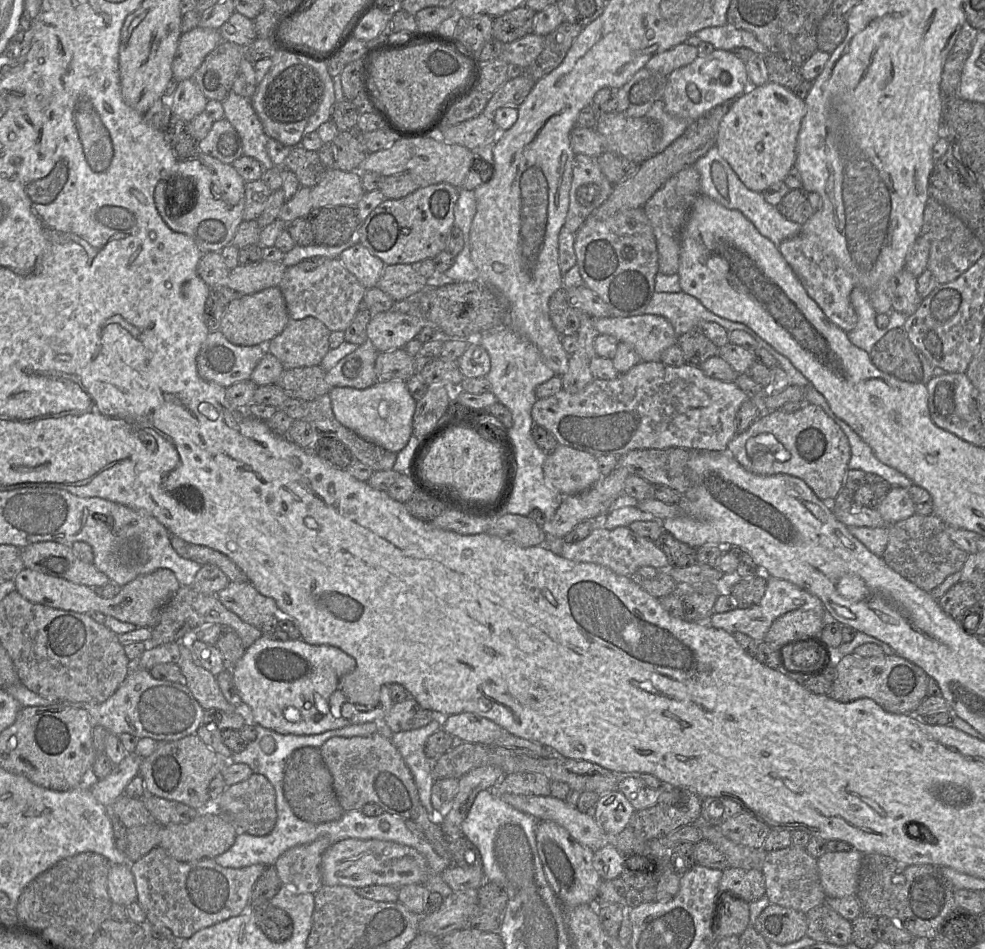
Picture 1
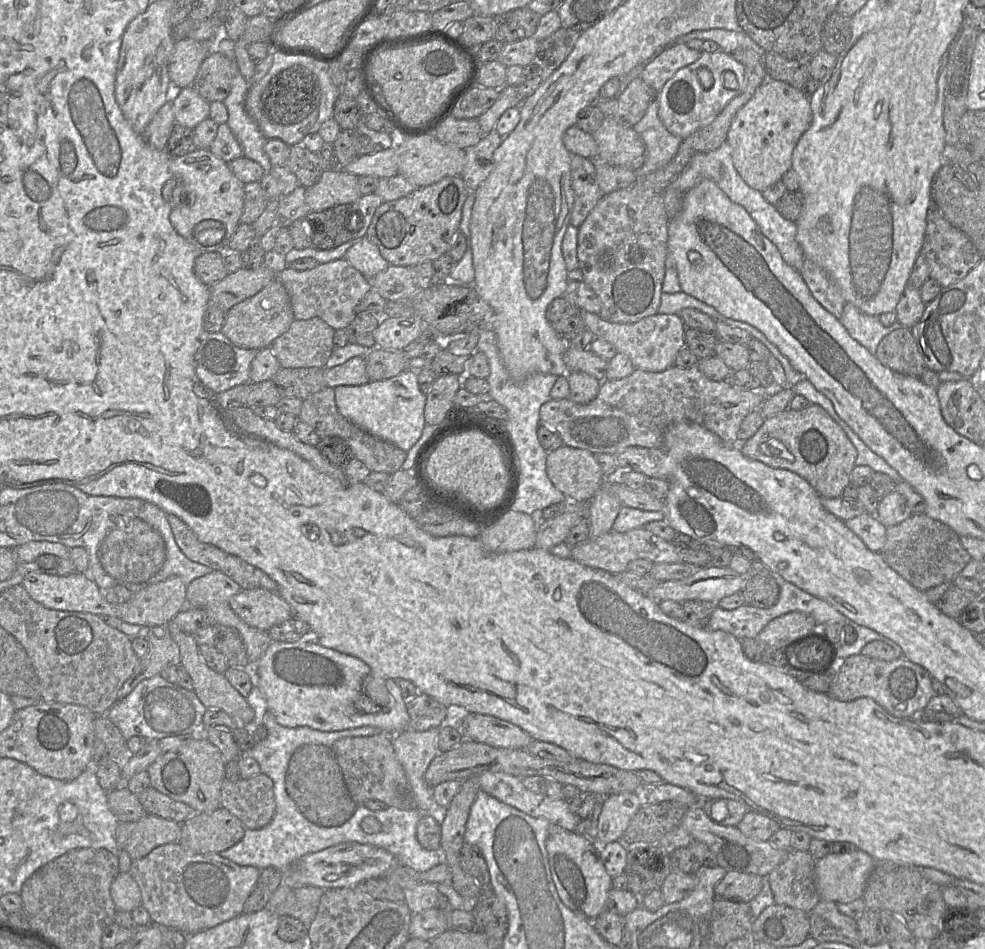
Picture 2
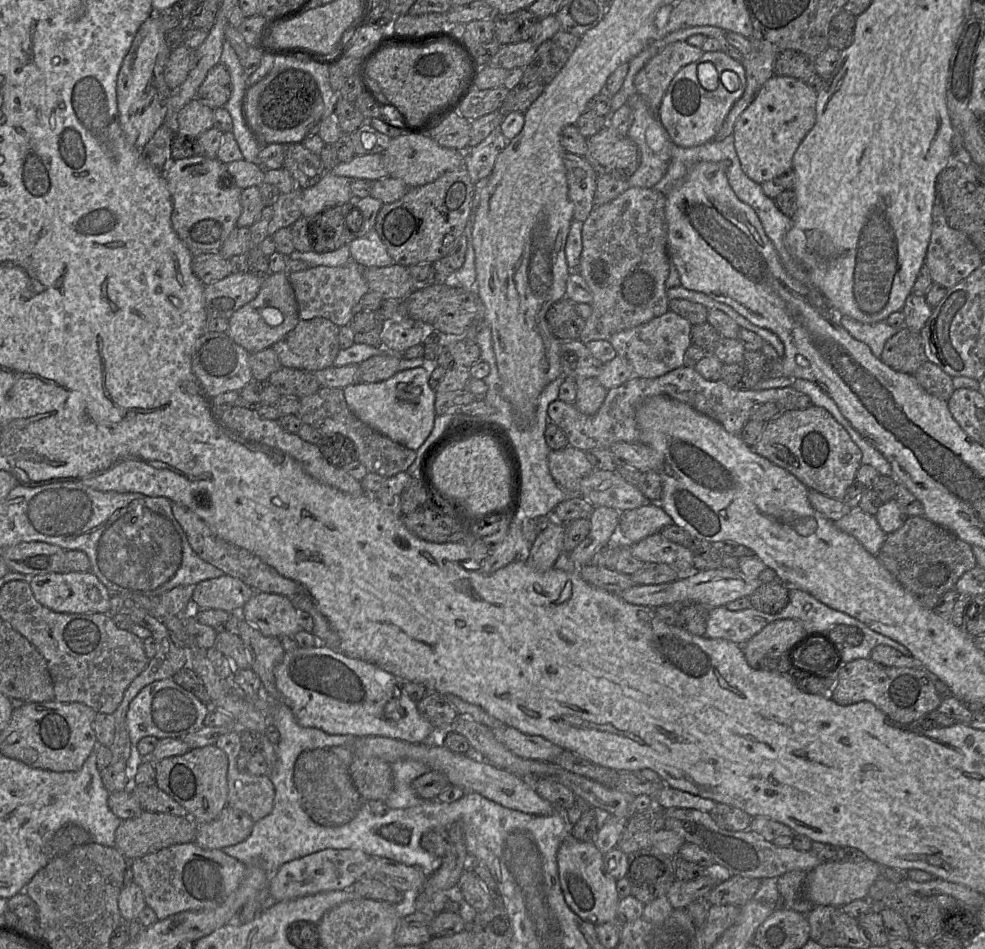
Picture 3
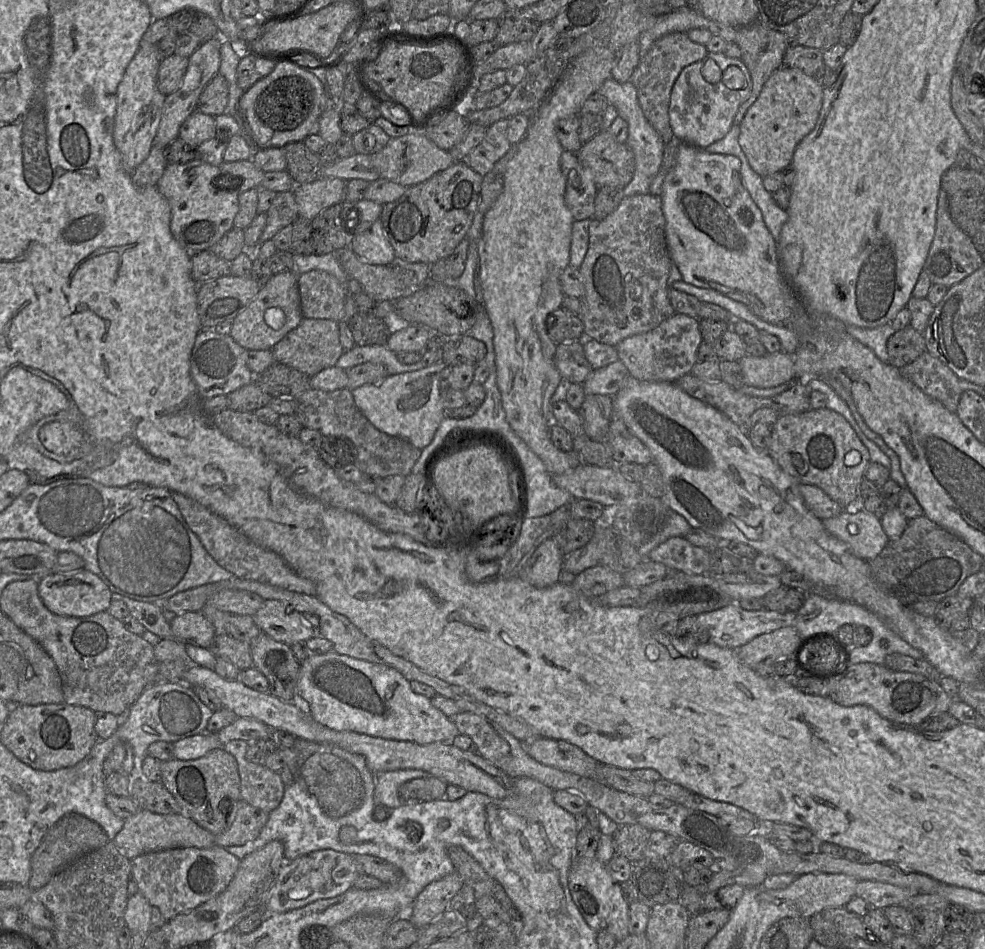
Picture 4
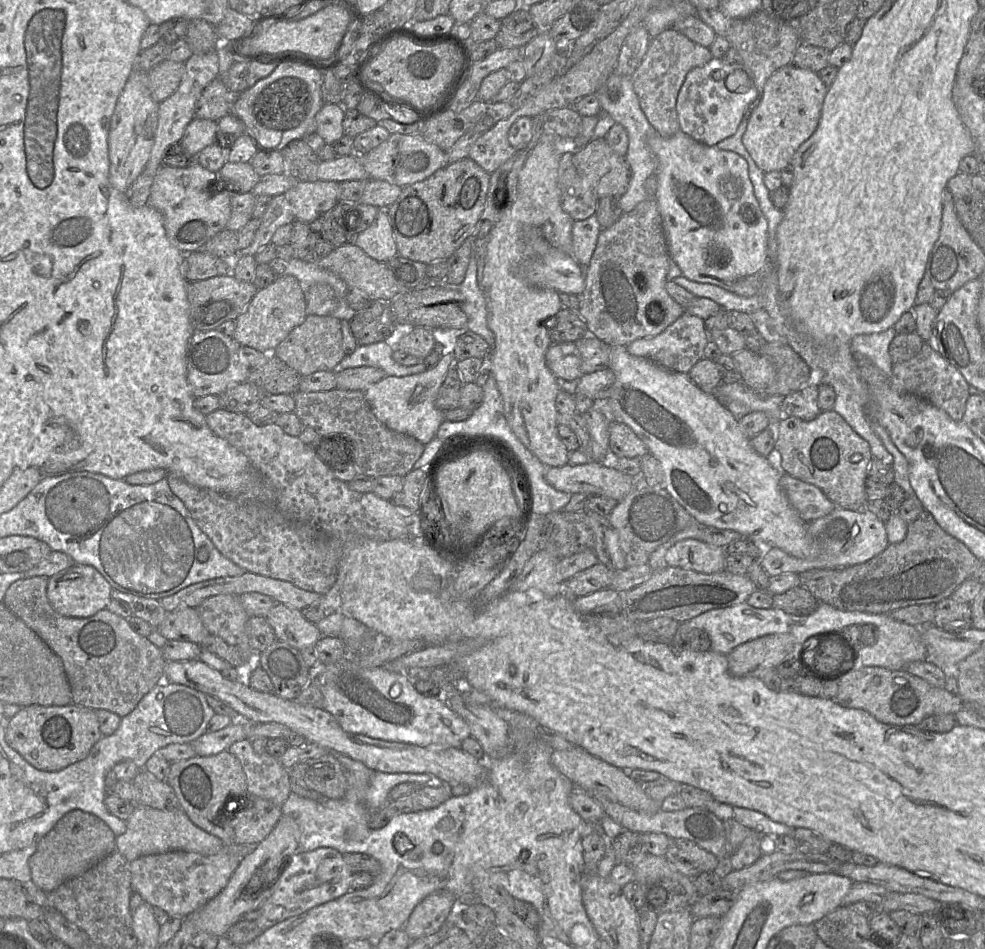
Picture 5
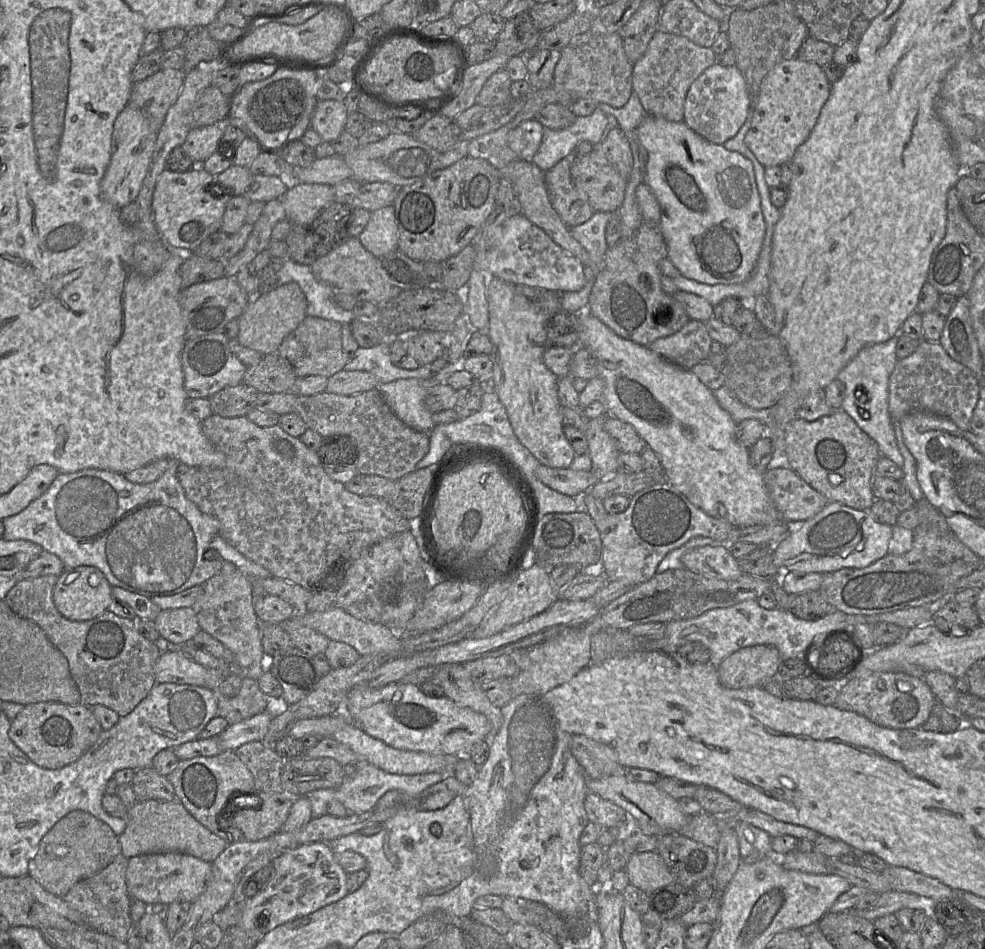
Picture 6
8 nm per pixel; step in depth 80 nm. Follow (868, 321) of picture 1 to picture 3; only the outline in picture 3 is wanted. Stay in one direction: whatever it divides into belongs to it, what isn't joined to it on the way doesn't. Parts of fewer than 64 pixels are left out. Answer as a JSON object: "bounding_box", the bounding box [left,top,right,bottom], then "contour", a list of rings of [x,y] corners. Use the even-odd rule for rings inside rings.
{"bounding_box":[838,315,898,358],"contour":[[[838,315],[840,325],[855,339],[865,343],[873,355],[880,358],[885,342],[891,338],[898,329],[885,321],[877,323],[862,323],[846,315]]]}

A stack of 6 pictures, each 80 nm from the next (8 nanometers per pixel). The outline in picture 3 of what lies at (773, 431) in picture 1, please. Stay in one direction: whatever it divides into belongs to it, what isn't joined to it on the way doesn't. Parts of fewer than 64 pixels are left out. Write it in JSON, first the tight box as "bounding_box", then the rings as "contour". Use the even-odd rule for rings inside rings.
{"bounding_box":[751,405,862,500],"contour":[[[814,405],[806,409],[785,410],[768,421],[760,439],[751,446],[751,449],[790,472],[808,489],[813,489],[836,500],[845,500],[847,489],[855,481],[857,470],[862,465],[862,452],[846,429],[825,408]]]}

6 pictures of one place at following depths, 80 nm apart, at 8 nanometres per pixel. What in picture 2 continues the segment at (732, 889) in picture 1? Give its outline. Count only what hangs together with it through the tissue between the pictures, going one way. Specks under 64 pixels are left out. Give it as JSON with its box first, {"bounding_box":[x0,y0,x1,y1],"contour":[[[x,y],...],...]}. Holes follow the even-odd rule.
{"bounding_box":[717,872,764,903],"contour":[[[727,872],[717,884],[717,899],[736,900],[750,903],[761,891],[764,878],[755,874]]]}

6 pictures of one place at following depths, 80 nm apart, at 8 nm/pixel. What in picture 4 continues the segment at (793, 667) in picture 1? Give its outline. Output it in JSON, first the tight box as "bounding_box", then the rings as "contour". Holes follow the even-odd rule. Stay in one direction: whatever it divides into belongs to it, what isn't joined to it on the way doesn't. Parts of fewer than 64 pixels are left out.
{"bounding_box":[799,639,845,674],"contour":[[[815,639],[800,652],[799,661],[816,674],[832,672],[841,667],[845,654],[834,640]]]}

